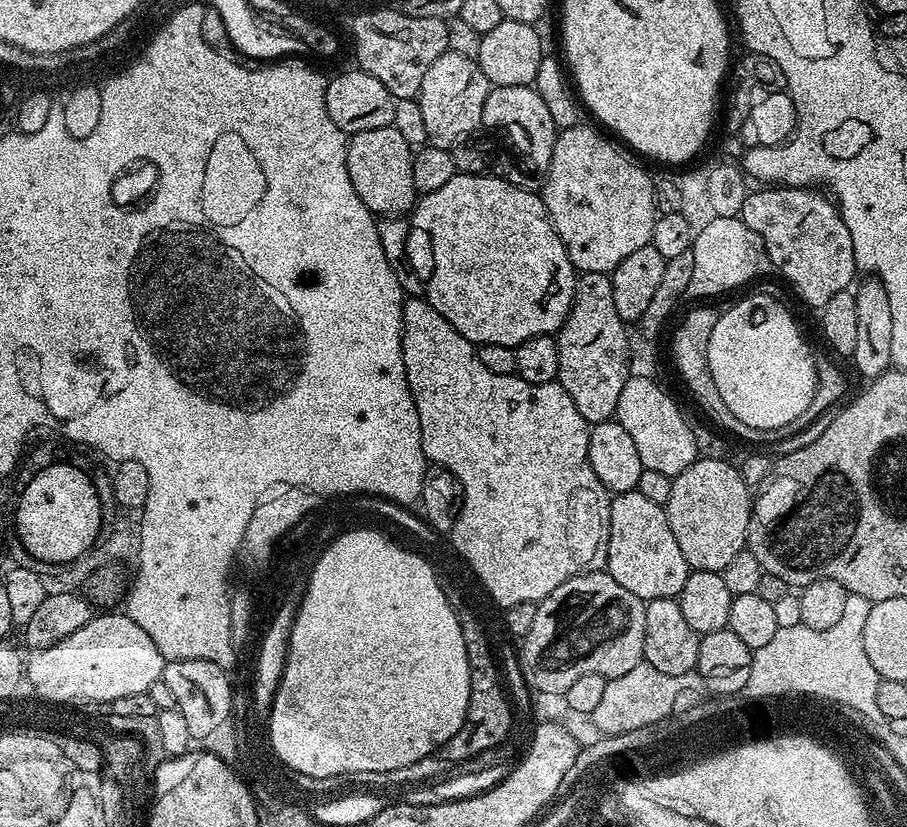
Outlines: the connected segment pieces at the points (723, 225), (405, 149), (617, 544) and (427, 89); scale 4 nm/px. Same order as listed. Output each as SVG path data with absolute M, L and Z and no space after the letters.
M737 217L717 218L707 227L695 233L692 241L694 267L683 301L698 302L700 298L716 296L744 285L746 282L766 273L771 269L769 256L760 234L750 230Z
M391 124L348 136L346 170L350 174L350 182L354 182L358 198L362 198L364 205L377 217L400 218L416 207L418 193L414 186L413 155L413 145L408 144Z
M635 490L622 492L611 497L610 506L610 538L608 539L608 562L606 571L623 586L642 601L658 598L679 597L682 586L686 586L686 578L690 571L686 558L682 558L682 550L674 534L670 531L668 515L661 505L650 502L650 498Z
M450 51L444 52L442 58L438 58L438 62L434 62L434 66L430 66L430 70L426 70L418 97L420 109L422 110L422 119L426 126L428 144L434 148L452 150L461 142L467 141L475 133L472 131L481 127L482 106L486 106L489 87L486 74L482 74L479 64L475 60L466 58L462 54L454 54Z

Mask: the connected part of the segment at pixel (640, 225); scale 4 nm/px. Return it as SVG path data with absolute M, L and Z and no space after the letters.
M581 122L572 128L557 131L554 154L542 180L542 199L548 211L548 221L554 226L558 238L562 238L566 254L570 254L570 262L576 267L577 273L611 274L618 262L626 258L626 254L634 254L634 250L642 250L642 246L652 243L652 231L658 215L652 189L654 180L648 177L642 165L631 160L633 157L623 147L615 148L599 127L587 128L586 124Z

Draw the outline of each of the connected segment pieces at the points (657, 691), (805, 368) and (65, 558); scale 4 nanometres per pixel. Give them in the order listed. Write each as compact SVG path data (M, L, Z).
M641 661L627 674L611 677L598 702L598 707L591 714L591 723L600 730L601 735L618 735L636 728L656 723L675 711L675 704L684 692L702 692L704 683L698 672L687 672L682 675L662 674L654 666Z
M748 296L720 312L718 322L714 322L714 334L710 334L708 361L714 386L718 386L731 414L746 426L758 430L782 427L798 418L814 398L817 357L812 357L812 348L800 333L795 318L772 296Z
M48 468L44 476L32 480L32 488L24 492L24 504L19 505L21 544L33 561L71 565L88 554L88 540L96 532L96 496L88 488L88 480L76 468Z

